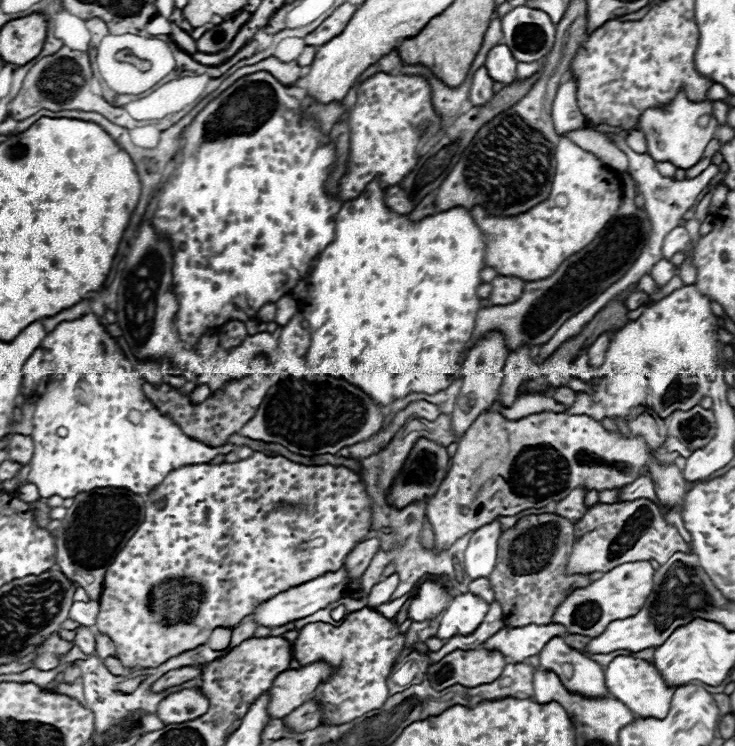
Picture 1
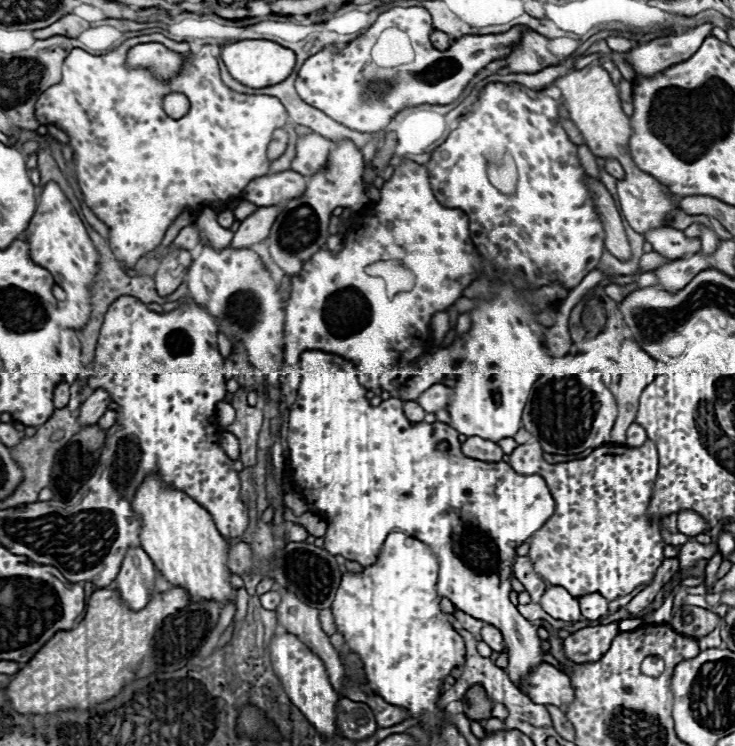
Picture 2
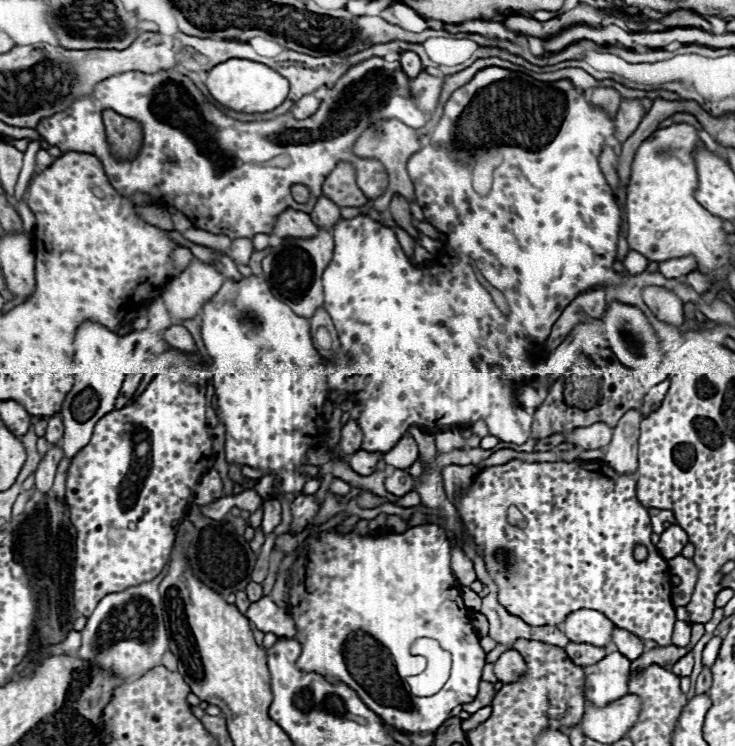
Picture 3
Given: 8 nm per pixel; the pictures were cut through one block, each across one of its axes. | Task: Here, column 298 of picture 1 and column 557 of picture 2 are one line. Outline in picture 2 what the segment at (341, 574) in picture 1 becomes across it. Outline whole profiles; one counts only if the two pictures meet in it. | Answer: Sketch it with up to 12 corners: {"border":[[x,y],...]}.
{"border":[[548,586],[540,606],[558,620],[580,620],[578,598]]}

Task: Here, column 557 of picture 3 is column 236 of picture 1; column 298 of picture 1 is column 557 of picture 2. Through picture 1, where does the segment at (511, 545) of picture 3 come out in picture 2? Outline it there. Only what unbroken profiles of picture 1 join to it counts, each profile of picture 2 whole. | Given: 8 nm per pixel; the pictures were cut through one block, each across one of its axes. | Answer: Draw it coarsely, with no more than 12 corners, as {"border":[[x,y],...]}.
{"border":[[652,440],[548,464],[556,512],[528,554],[544,582],[606,600],[664,560],[646,508]]}

